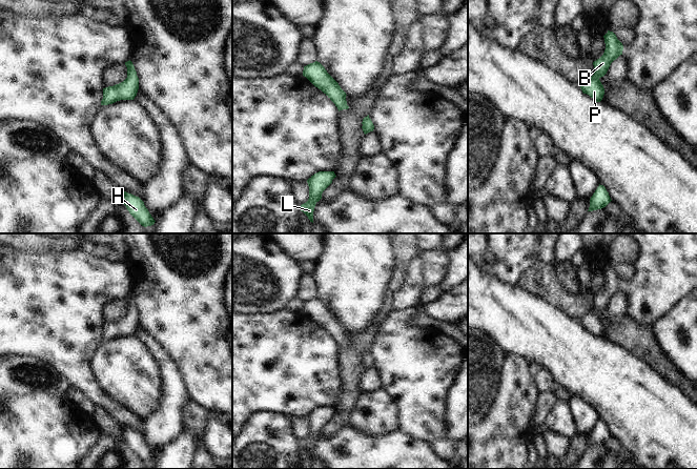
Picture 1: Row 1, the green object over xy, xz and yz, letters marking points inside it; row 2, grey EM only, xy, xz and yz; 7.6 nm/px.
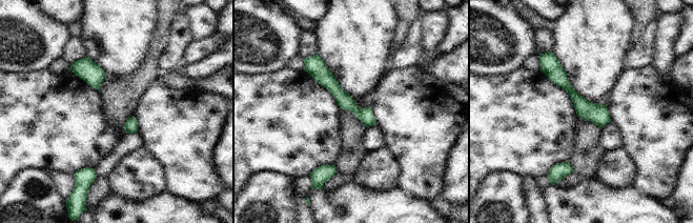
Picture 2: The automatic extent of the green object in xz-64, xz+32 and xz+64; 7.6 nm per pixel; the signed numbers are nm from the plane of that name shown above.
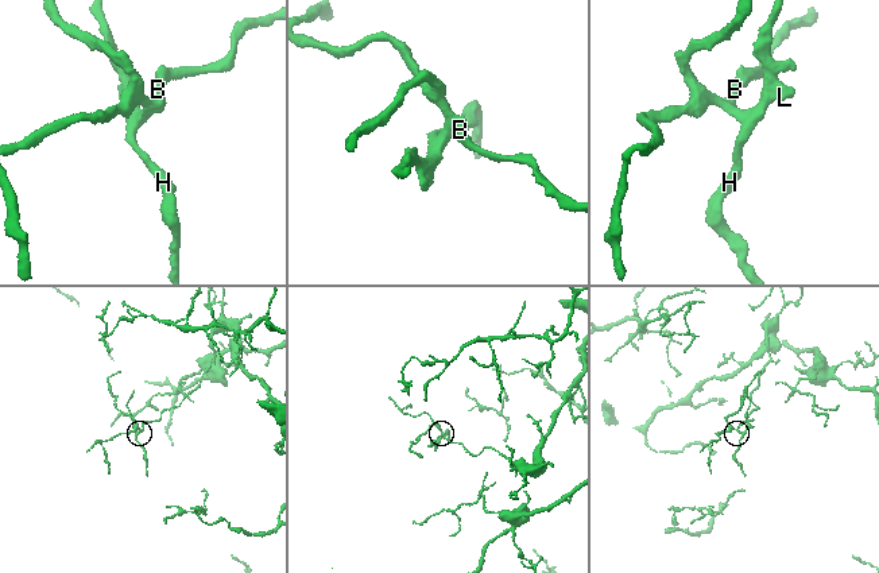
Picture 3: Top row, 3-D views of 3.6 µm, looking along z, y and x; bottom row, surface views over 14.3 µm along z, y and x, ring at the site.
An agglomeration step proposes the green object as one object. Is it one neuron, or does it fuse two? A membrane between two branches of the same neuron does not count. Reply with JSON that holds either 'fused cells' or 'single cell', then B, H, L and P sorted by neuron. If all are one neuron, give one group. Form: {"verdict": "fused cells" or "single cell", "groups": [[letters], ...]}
{"verdict": "single cell", "groups": [["B", "H", "L", "P"]]}

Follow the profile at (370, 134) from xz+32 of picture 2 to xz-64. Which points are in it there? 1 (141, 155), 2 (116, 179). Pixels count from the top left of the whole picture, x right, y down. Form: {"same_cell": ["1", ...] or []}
{"same_cell": []}

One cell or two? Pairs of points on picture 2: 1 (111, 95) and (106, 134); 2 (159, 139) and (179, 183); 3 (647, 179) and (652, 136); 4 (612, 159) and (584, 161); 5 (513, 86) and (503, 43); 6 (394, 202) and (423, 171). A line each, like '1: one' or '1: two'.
1: two
2: one
3: one
4: two
5: two
6: two

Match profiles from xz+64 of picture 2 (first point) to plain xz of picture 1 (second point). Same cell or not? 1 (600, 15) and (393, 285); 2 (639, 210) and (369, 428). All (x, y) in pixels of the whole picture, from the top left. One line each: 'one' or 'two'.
1: two
2: two

